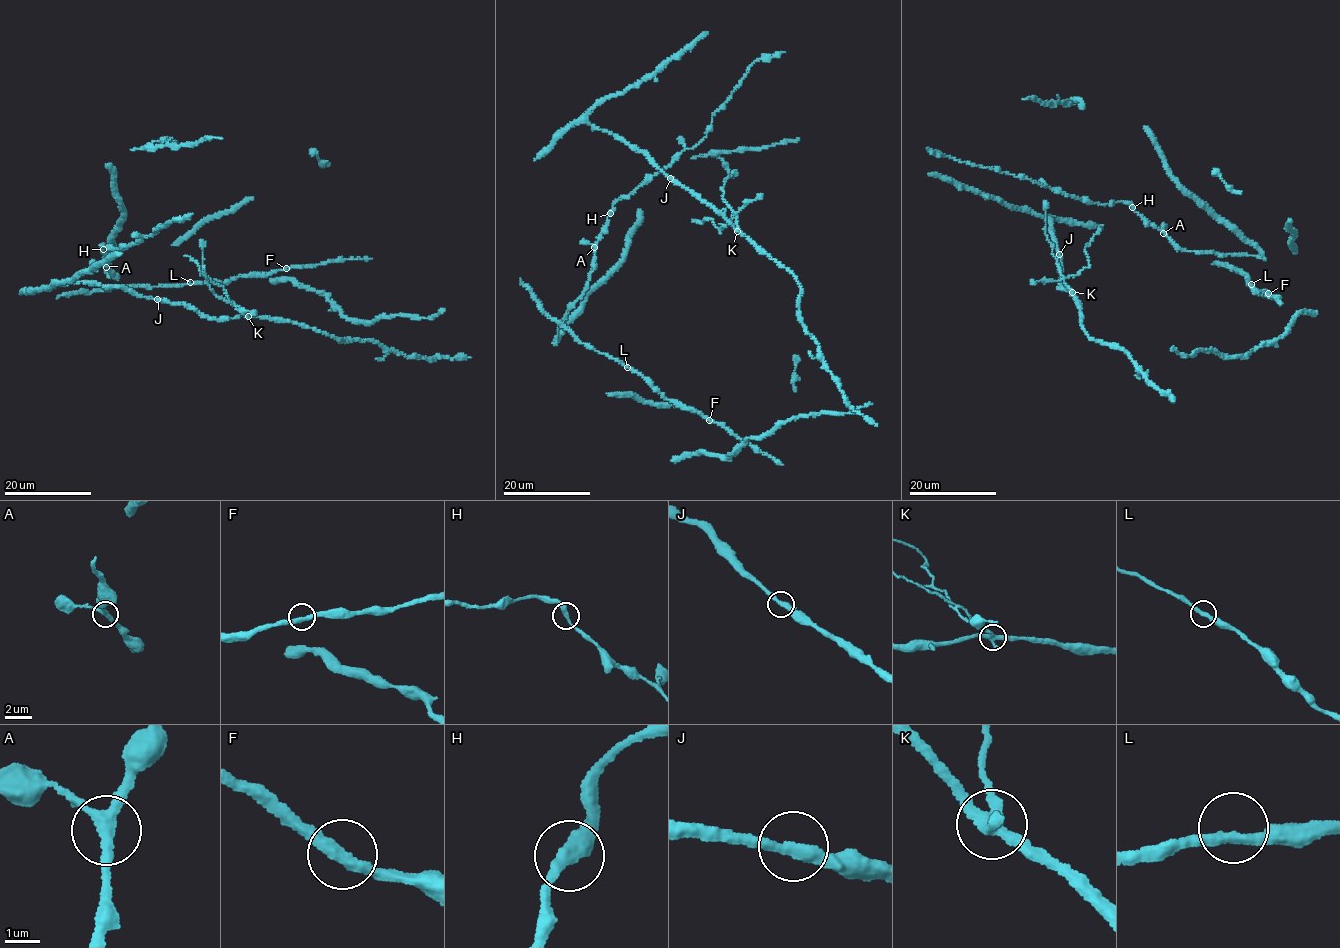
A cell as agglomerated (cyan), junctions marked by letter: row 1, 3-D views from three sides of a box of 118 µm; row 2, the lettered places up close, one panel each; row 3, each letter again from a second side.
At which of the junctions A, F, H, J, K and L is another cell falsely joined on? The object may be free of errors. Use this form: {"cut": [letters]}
{"cut": ["K"]}

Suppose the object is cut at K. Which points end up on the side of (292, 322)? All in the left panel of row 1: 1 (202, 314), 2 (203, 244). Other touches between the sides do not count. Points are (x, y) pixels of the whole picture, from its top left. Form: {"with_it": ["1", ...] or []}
{"with_it": ["1"]}

